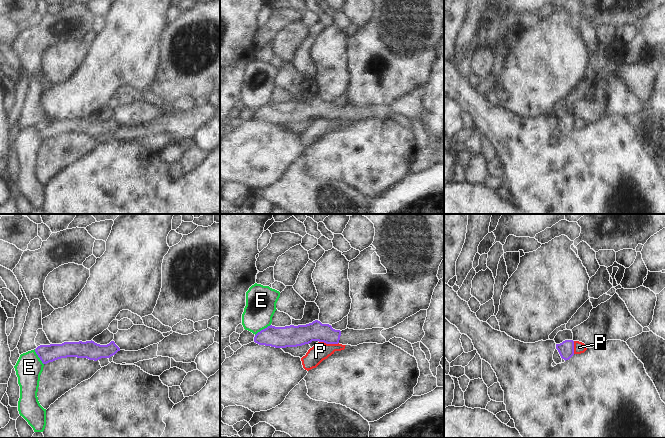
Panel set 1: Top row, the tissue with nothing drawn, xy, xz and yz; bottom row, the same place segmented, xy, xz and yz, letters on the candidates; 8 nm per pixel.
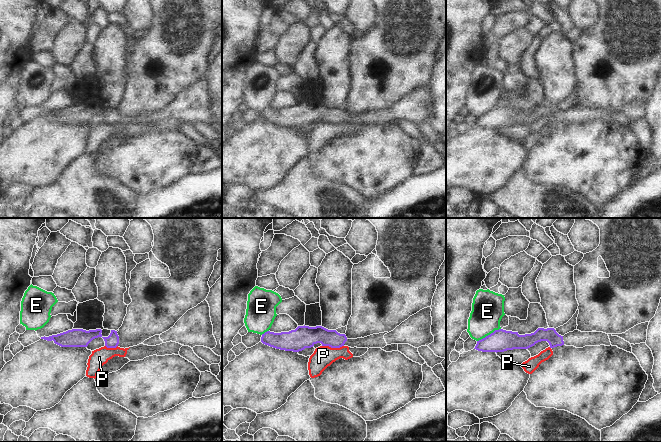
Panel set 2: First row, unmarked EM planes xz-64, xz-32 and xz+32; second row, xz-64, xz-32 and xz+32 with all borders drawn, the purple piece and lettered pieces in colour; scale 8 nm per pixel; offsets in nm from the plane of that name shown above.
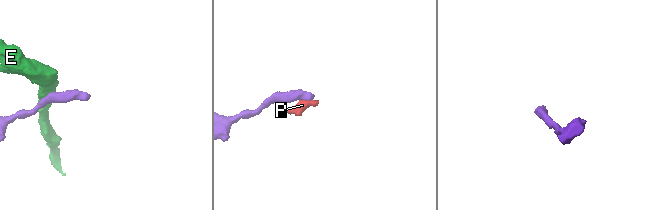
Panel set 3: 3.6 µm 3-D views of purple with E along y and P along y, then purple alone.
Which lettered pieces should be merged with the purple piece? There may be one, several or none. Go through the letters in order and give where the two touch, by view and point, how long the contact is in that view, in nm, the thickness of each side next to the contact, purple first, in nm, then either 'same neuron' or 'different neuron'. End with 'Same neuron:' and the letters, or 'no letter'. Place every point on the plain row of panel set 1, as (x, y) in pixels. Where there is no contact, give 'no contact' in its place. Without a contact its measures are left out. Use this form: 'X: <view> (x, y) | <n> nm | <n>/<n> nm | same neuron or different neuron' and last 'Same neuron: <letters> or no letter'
E: xz (263, 105) | 160 nm | 180/240 nm | different neuron
P: xz (329, 119) | 160 nm | 160/150 nm | different neuron
Same neuron: no letter

